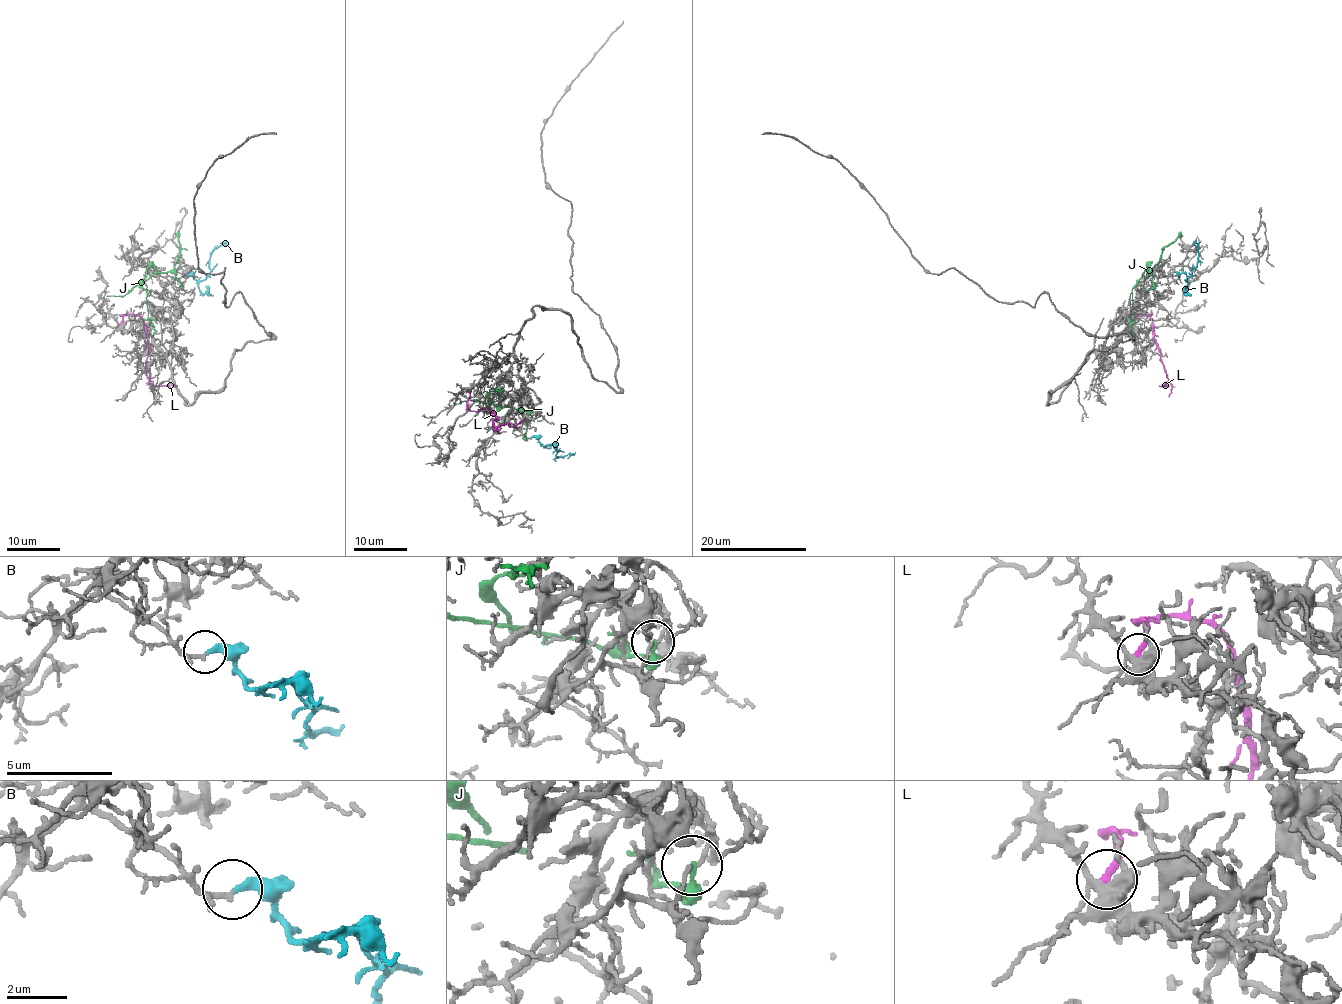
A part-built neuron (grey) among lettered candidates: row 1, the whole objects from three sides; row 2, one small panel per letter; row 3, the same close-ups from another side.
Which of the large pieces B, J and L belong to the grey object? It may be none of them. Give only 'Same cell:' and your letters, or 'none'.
Same cell: B

